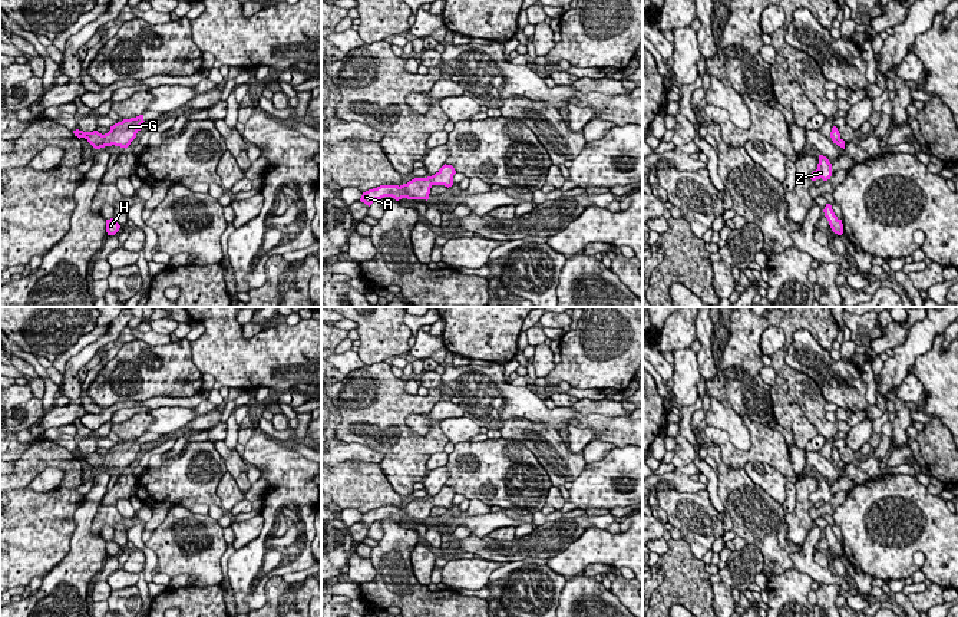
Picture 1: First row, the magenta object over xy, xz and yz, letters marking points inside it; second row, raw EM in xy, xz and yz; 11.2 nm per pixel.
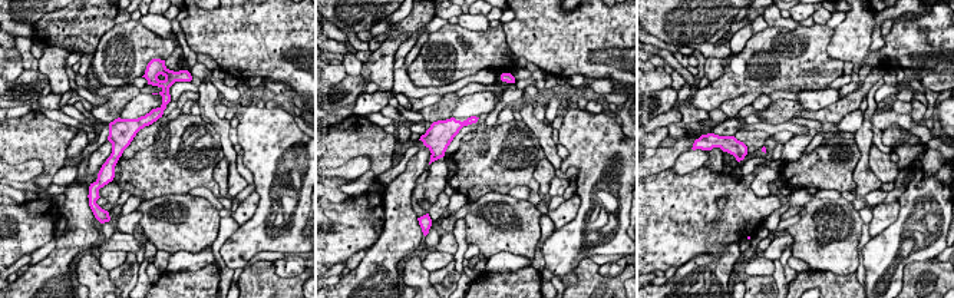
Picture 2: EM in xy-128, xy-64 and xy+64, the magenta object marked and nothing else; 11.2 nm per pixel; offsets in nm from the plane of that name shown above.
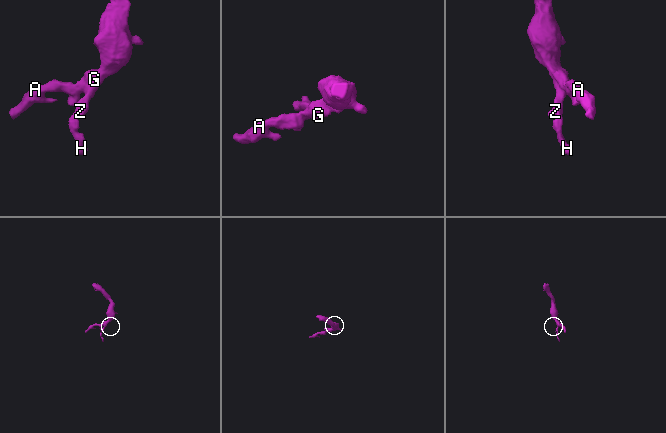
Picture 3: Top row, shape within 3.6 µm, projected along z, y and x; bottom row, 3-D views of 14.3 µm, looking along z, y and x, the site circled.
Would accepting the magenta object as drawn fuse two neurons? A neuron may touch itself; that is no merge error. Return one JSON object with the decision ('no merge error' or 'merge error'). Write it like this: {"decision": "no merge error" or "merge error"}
{"decision": "no merge error"}

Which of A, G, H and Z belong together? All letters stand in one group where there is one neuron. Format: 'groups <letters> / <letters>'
groups A G H Z

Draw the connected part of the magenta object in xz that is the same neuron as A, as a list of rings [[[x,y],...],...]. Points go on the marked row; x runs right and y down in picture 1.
[[[443,165],[435,175],[427,178],[414,178],[403,185],[380,185],[377,188],[363,192],[360,201],[366,205],[371,205],[376,199],[392,197],[396,201],[402,198],[407,199],[429,199],[430,188],[433,185],[453,185],[453,175],[456,174],[452,165]]]

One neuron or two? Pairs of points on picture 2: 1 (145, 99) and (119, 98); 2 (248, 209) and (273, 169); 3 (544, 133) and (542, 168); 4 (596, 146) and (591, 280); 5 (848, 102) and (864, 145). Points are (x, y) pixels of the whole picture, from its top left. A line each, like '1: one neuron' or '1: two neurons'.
1: two neurons
2: two neurons
3: two neurons
4: two neurons
5: two neurons

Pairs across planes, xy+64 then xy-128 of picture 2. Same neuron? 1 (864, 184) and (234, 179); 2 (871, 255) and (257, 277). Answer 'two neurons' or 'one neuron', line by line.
1: two neurons
2: two neurons

